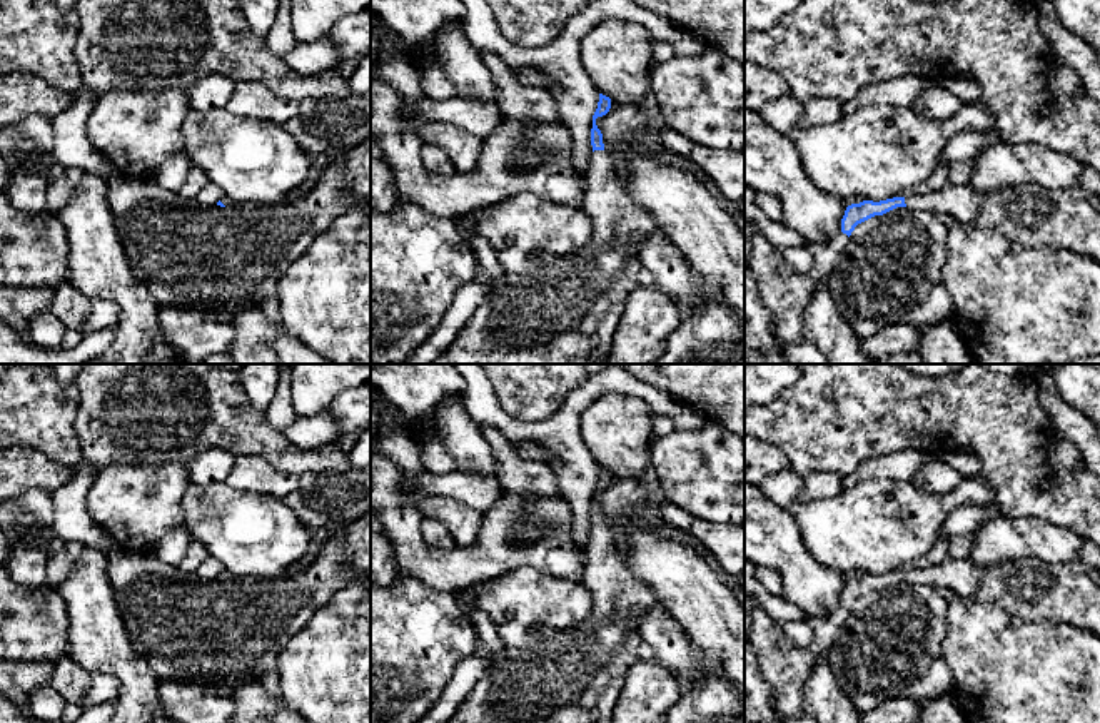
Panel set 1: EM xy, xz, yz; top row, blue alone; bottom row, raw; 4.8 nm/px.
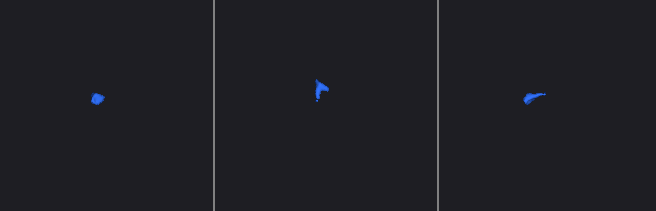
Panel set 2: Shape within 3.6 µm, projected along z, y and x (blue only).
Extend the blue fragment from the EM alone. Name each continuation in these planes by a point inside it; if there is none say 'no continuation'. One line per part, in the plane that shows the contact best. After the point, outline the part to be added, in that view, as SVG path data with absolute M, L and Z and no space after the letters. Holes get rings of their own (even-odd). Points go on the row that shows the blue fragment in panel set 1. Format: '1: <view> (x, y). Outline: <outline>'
1: xz (566, 313). Outline: M594 150L586 174L583 209L593 219L588 245L531 274L487 279L487 296L456 341L431 364L603 364L626 299L639 287L639 247L658 230L619 180L606 150Z
2: yz (785, 294). Outline: M841 230L826 242L808 247L813 267L796 274L761 234L753 235L749 265L764 307L771 312L773 331L785 344L805 342L803 314L815 292L826 284L838 257L848 244Z

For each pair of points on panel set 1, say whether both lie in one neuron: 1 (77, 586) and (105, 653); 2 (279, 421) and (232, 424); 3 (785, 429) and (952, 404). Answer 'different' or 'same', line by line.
1: same
2: different
3: same

